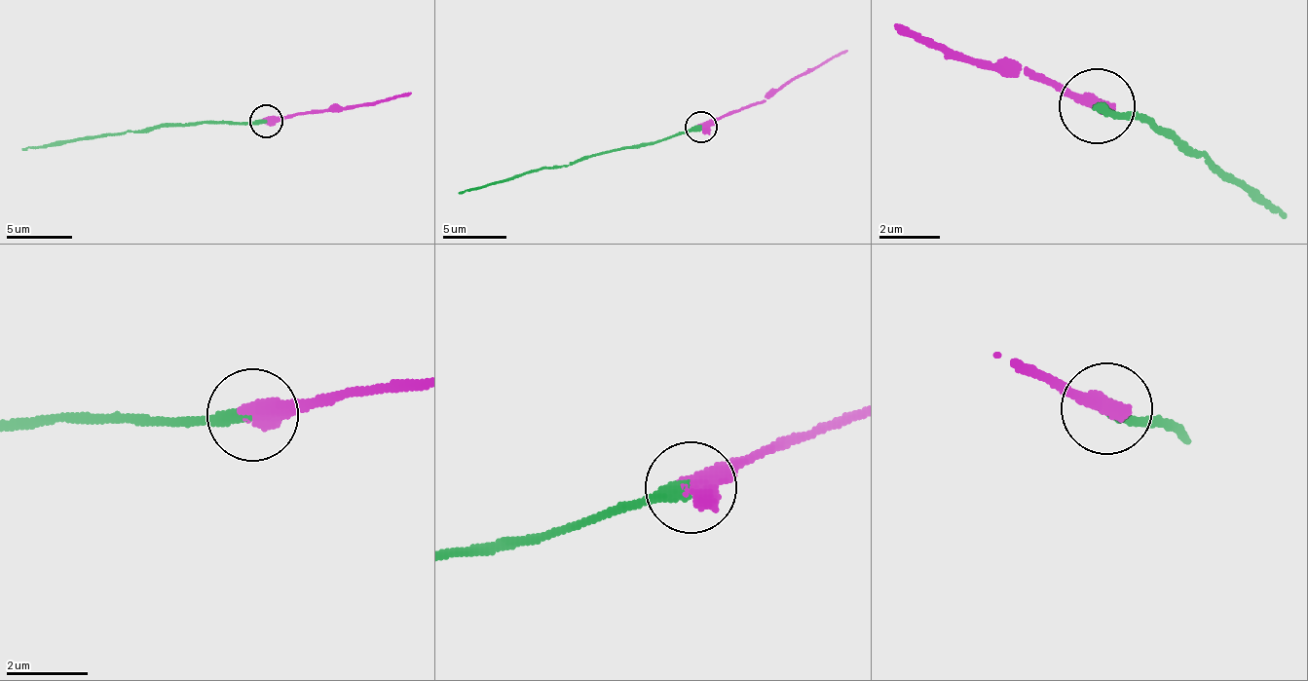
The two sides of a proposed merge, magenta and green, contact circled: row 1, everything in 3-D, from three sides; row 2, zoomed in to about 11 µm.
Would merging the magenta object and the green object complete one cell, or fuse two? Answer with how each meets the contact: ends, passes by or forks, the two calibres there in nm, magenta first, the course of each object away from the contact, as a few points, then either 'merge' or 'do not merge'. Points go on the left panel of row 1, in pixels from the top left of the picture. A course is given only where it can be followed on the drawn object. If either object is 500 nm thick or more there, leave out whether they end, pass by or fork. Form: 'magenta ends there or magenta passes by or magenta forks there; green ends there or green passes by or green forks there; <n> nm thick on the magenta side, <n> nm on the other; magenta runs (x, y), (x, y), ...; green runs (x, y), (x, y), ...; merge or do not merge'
600 nm thick on the magenta side, 320 nm on the other; magenta runs (267, 122), (328, 112), (411, 92); green runs (267, 122), (157, 126), (122, 134), (86, 134), (21, 151); merge

